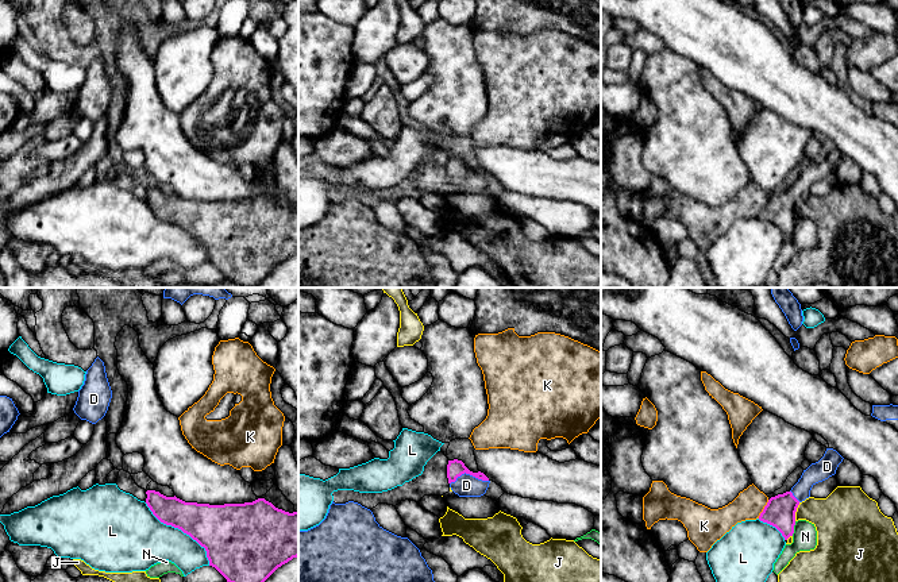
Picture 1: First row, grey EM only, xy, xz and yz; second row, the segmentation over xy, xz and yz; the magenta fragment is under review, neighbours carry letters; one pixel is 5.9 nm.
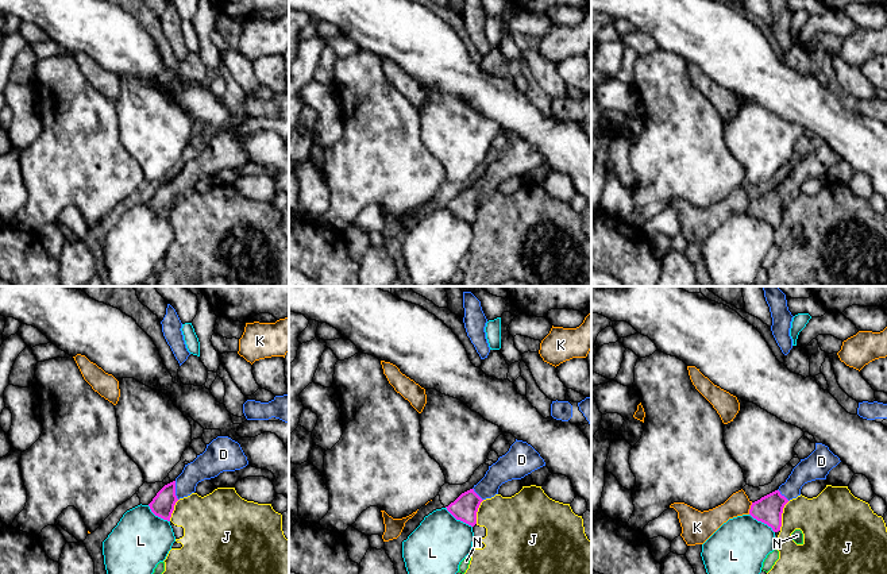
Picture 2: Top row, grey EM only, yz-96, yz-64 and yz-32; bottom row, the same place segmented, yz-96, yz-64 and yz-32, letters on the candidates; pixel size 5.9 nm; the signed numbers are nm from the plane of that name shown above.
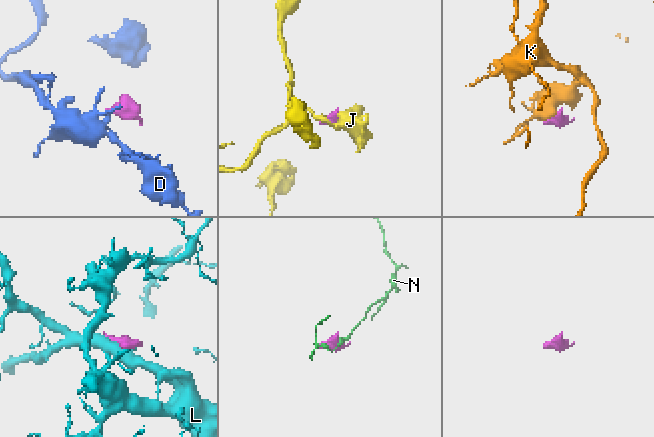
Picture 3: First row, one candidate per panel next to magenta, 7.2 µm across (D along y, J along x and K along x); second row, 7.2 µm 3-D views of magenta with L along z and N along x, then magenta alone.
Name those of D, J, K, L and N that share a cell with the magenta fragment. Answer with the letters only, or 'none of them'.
D

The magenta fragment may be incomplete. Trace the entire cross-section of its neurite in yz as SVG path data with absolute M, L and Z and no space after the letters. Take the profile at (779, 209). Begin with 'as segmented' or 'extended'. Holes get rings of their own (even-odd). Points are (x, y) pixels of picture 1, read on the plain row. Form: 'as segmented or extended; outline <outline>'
extended; outline M826 146L824 154L803 167L790 189L771 194L759 217L775 224L785 238L794 231L798 203L810 194L812 185L836 171L843 154L833 146Z

